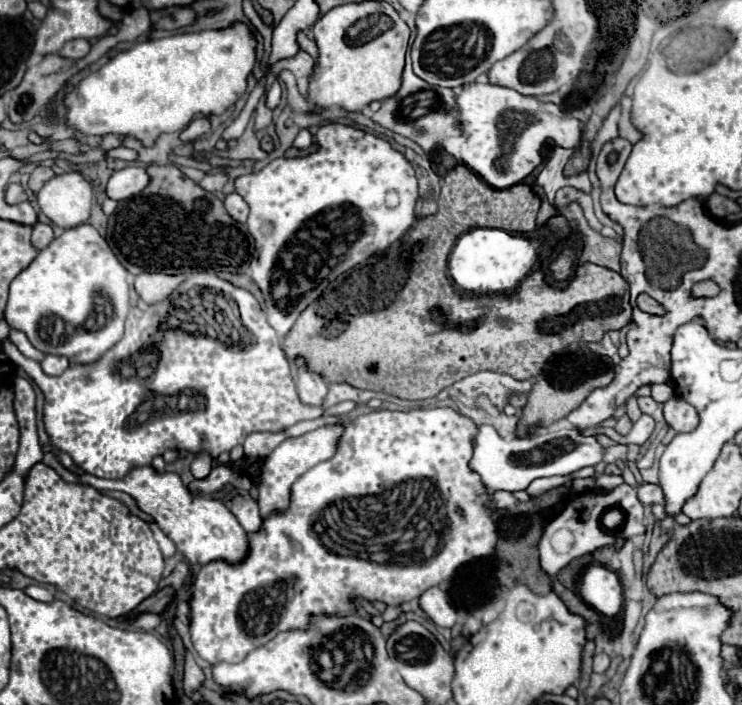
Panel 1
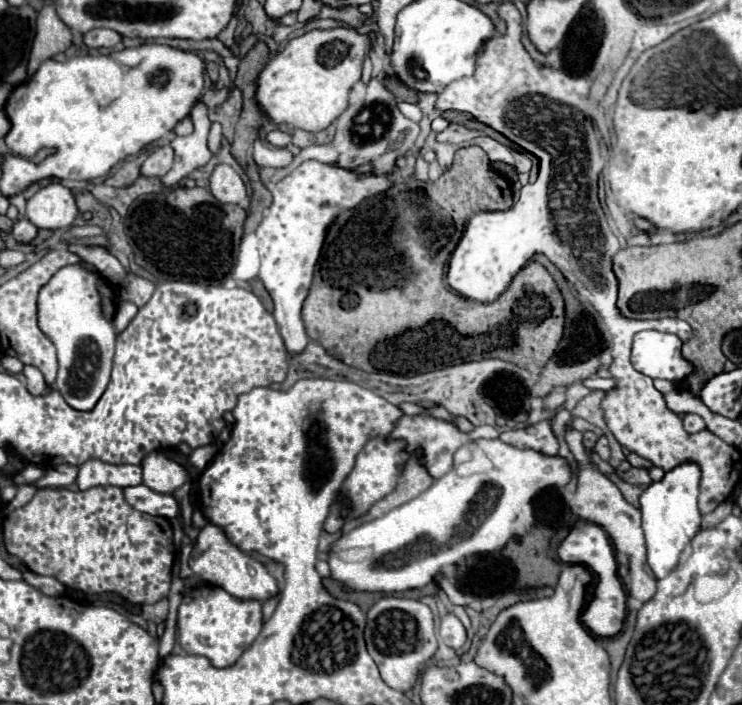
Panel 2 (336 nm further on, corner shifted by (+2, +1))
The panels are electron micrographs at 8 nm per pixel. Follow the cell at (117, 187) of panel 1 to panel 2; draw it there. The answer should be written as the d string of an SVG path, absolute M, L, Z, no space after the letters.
M159 146L141 164L141 176L143 178L161 178L161 176L165 176L171 170L171 166L173 166L171 148L169 146Z

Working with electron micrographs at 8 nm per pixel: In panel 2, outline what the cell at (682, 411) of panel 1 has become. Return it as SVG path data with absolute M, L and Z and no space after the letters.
M685 414L683 416L683 426L687 432L699 432L699 430L705 430L705 424L703 424L703 418L699 414Z

